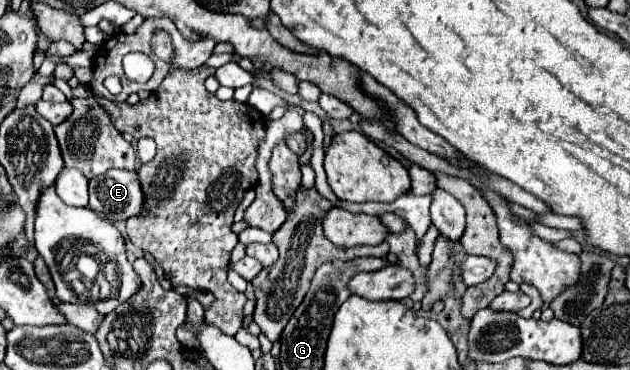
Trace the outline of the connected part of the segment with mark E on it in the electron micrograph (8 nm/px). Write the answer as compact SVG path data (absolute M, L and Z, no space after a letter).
M110 169L90 181L90 205L108 221L126 221L144 211L144 193L136 171Z

